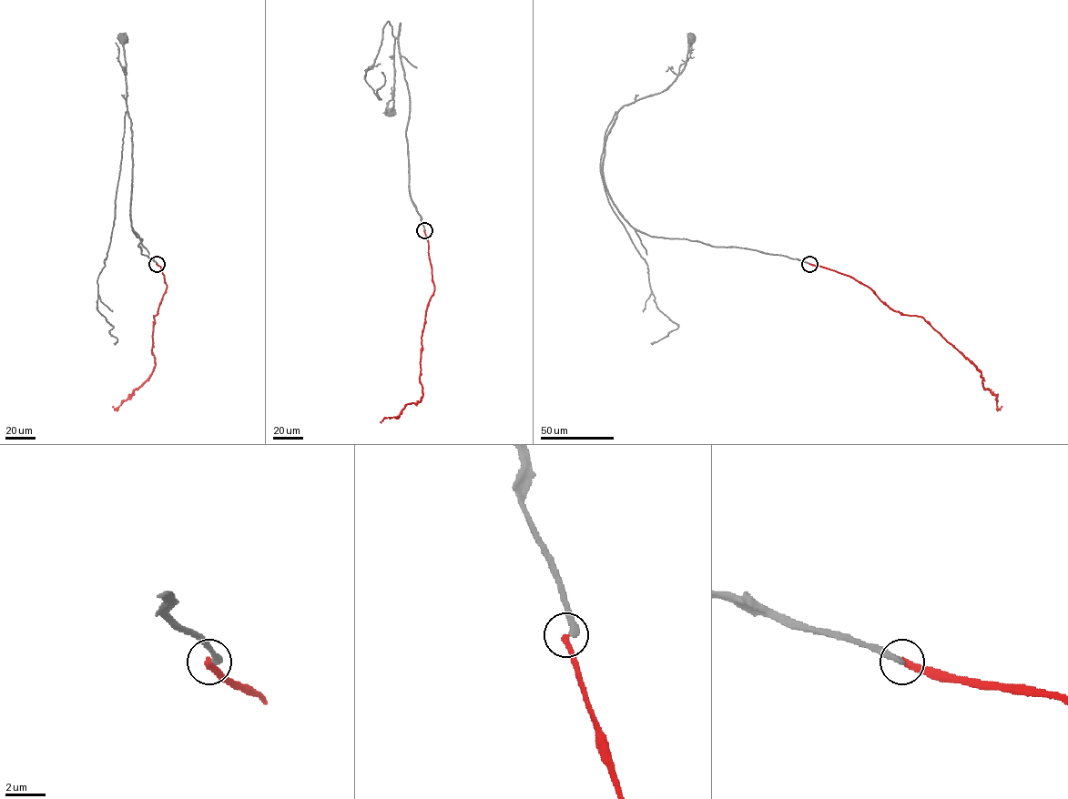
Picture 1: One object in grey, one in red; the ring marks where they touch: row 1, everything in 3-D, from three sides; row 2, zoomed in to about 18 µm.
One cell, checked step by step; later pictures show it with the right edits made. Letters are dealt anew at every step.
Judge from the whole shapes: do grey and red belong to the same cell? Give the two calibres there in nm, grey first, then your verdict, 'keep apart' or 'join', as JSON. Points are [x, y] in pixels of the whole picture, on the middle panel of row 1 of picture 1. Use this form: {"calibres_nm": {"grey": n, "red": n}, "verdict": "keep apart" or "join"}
{"calibres_nm": {"grey": 320, "red": 320}, "verdict": "keep apart"}

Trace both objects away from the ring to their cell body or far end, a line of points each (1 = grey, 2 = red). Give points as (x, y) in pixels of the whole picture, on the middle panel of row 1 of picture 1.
1: (424, 230), (409, 187), (406, 133), (409, 92), (399, 51), (401, 24), (394, 45), (391, 112)
2: (424, 230), (434, 288), (422, 337), (422, 396), (419, 401), (408, 403), (398, 417), (385, 418), (381, 422)

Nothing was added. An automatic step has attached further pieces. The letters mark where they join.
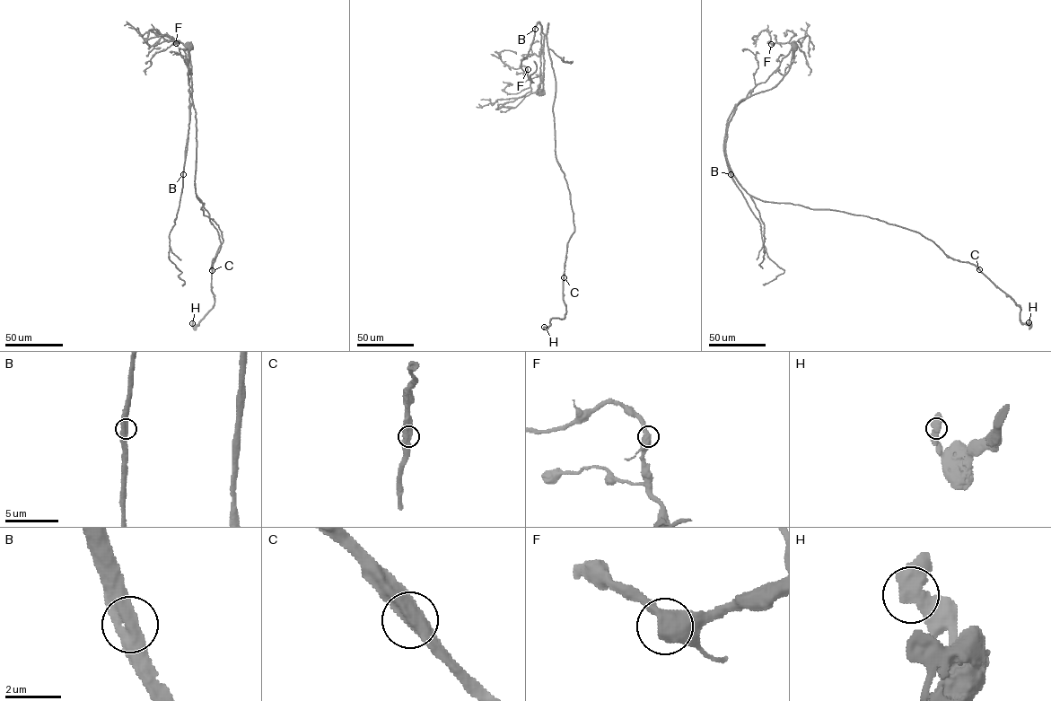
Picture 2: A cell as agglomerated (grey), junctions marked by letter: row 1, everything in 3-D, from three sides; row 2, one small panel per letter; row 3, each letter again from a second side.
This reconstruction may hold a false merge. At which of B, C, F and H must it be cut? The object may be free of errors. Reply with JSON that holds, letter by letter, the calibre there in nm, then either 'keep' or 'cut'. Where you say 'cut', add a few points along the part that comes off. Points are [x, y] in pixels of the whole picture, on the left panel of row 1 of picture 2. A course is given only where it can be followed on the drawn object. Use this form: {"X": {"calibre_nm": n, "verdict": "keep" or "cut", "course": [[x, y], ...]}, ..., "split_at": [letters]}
{"B": {"calibre_nm": 550, "verdict": "cut", "course": [[183, 174], [189, 115], [188, 53], [179, 40], [168, 41], [154, 30], [149, 30], [146, 39], [164, 35]]}, "C": {"calibre_nm": 550, "verdict": "keep"}, "F": {"calibre_nm": 500, "verdict": "keep"}, "H": {"calibre_nm": 600, "verdict": "keep"}, "split_at": ["B"]}

